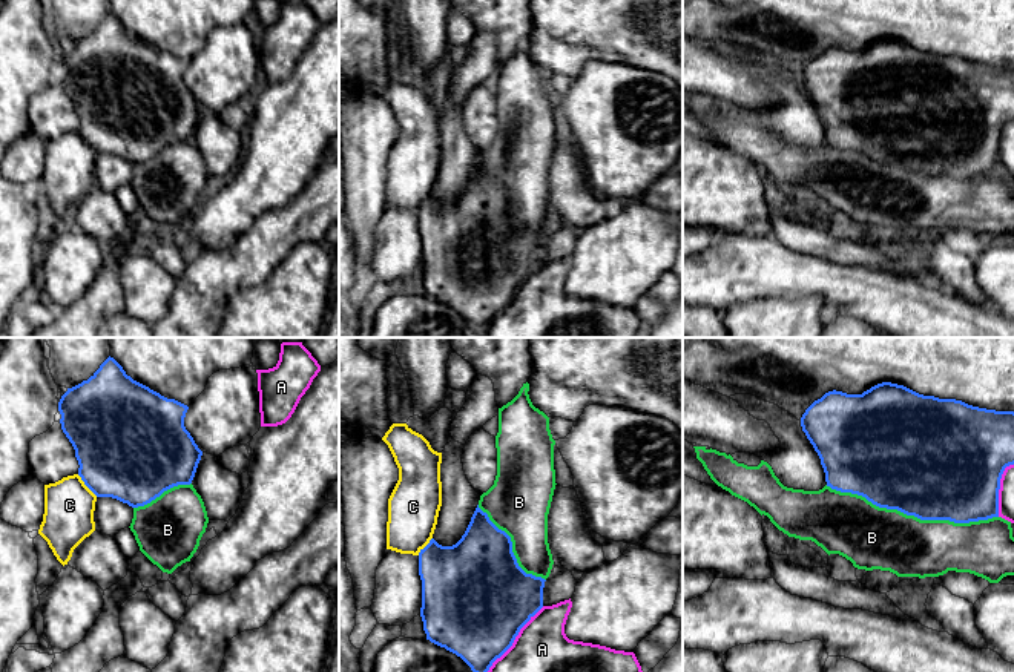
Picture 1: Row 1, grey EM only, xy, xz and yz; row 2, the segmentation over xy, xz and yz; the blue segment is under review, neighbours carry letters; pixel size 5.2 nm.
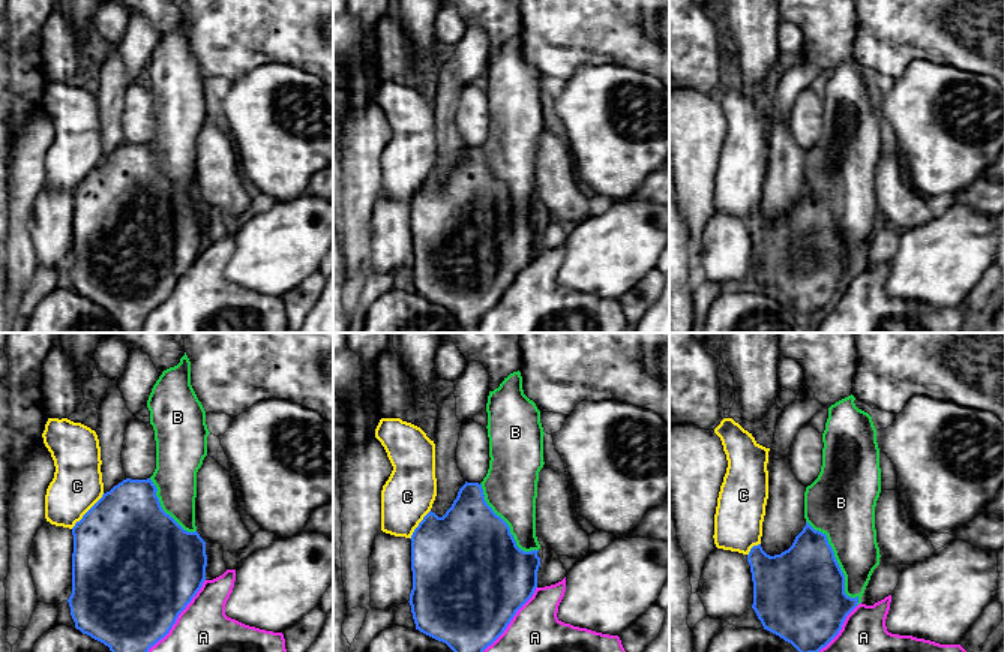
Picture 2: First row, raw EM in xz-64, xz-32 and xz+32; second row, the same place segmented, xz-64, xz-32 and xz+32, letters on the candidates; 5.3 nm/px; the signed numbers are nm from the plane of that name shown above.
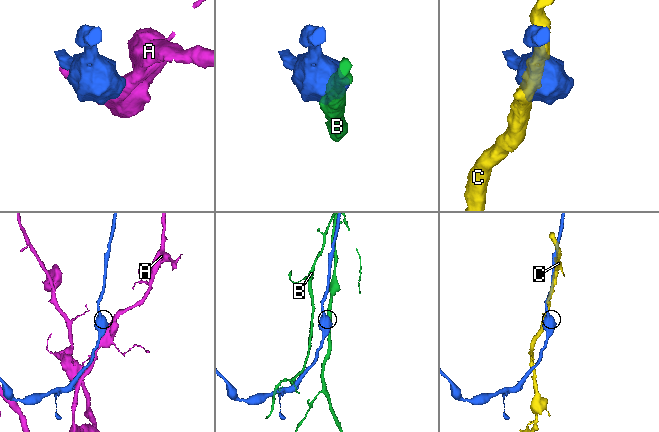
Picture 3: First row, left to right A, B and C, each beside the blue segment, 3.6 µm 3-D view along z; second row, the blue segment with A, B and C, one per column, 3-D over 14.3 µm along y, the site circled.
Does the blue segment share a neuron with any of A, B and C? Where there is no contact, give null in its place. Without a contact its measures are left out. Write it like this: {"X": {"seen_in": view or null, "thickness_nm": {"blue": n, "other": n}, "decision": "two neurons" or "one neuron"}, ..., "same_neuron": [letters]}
{"A": {"seen_in": "xz", "thickness_nm": {"blue": 500, "other": 280}, "decision": "two neurons"}, "B": {"seen_in": "yz", "thickness_nm": {"blue": 500, "other": 320}, "decision": "one neuron"}, "C": {"seen_in": "xy", "thickness_nm": {"blue": 460, "other": 260}, "decision": "two neurons"}, "same_neuron": ["B"]}

